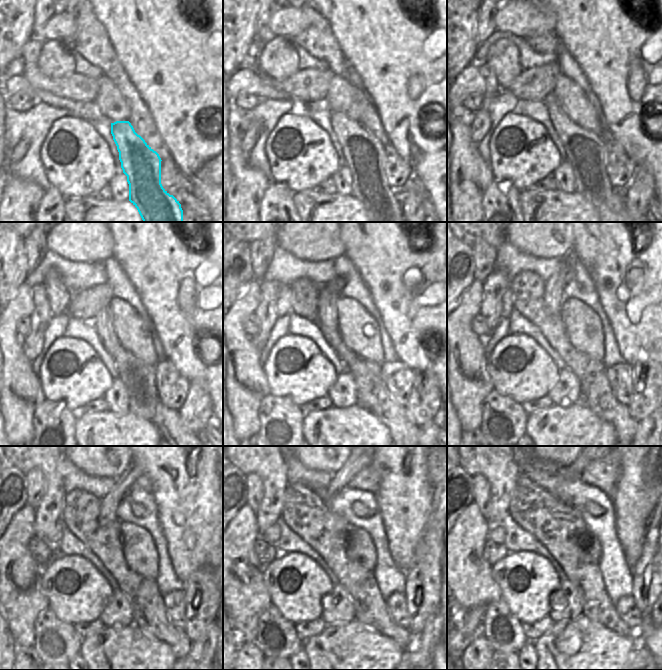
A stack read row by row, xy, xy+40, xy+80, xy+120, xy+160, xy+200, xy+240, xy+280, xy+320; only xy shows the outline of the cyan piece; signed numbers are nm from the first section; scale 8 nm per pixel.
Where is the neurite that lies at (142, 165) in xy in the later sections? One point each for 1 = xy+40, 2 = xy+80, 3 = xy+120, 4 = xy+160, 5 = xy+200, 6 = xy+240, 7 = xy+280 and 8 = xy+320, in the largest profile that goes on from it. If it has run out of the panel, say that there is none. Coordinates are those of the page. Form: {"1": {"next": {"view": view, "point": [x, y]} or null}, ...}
{"1": {"next": {"view": "xy+40", "point": [364, 155]}}, "2": {"next": {"view": "xy+80", "point": [585, 151]}}, "3": {"next": {"view": "xy+120", "point": [139, 378]}}, "4": {"next": {"view": "xy+160", "point": [329, 294]}}, "5": {"next": {"view": "xy+200", "point": [554, 286]}}, "6": {"next": {"view": "xy+240", "point": [108, 508]}}, "7": {"next": {"view": "xy+280", "point": [342, 478]}}, "8": {"next": {"view": "xy+320", "point": [573, 471]}}}

